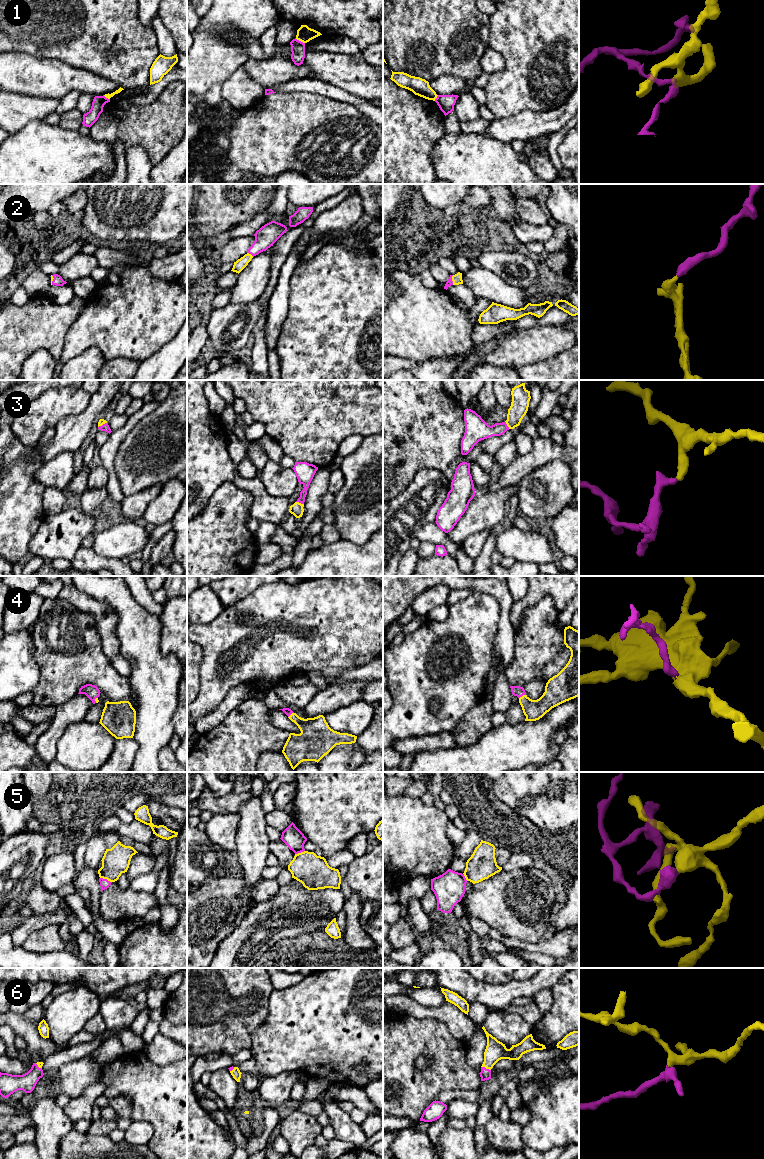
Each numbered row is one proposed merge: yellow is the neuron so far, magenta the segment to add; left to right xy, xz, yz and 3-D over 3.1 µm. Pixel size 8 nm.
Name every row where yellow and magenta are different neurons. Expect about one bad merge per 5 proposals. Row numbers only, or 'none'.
1

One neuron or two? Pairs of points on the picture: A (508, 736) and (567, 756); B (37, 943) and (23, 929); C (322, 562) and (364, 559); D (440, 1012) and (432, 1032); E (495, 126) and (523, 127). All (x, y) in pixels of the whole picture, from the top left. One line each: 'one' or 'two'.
A: two
B: two
C: one
D: two
E: one

